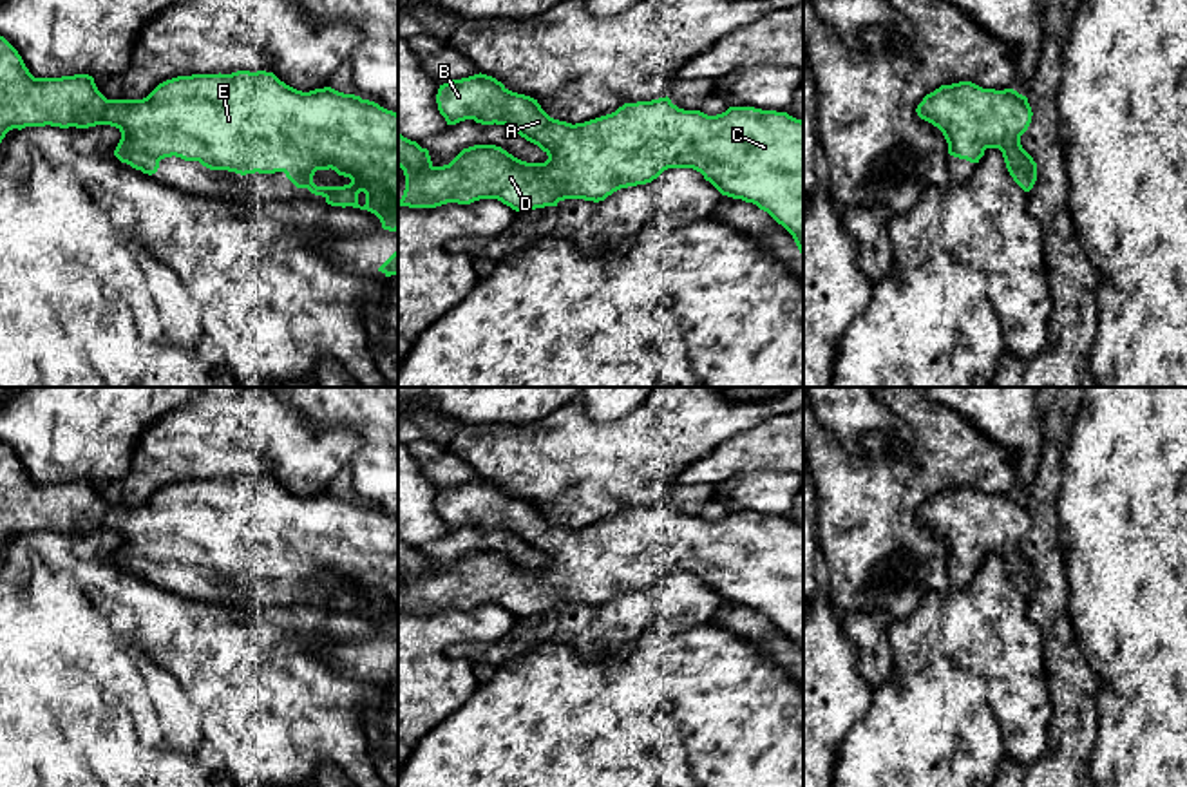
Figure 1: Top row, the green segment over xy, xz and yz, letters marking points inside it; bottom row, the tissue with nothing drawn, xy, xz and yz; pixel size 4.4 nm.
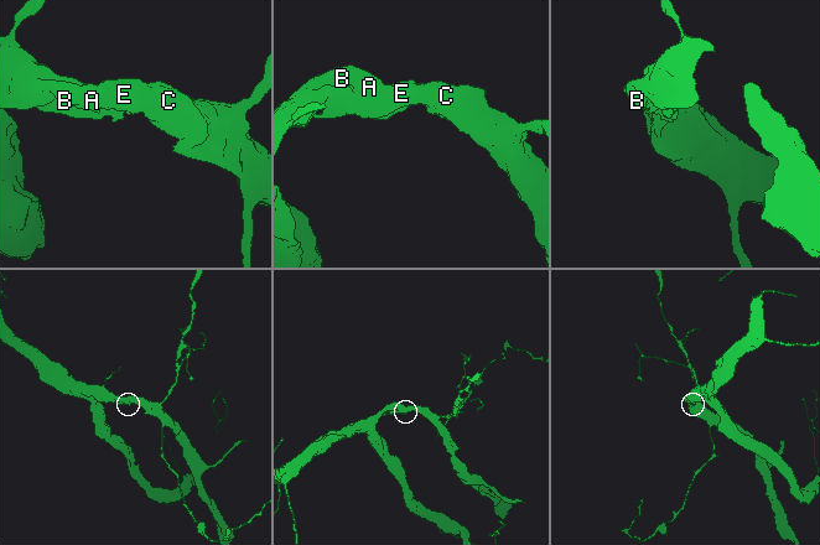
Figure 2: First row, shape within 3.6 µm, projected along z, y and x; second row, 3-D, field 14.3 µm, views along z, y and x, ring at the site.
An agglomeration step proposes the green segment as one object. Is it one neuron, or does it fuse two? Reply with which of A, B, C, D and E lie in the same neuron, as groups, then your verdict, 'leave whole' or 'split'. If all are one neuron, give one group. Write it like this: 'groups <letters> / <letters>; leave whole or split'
groups A B C D E; leave whole

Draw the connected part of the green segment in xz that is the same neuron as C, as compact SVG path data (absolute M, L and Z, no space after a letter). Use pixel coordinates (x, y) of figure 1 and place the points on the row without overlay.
M481 478L440 490L436 508L447 530L465 525L505 530L537 550L548 564L527 568L501 552L474 550L463 554L449 570L434 572L427 554L398 539L398 572L405 581L398 612L436 613L498 604L516 617L528 617L557 612L565 604L599 608L621 593L651 588L668 574L693 574L722 601L767 617L793 640L803 660L803 526L787 517L729 512L722 519L707 521L679 514L666 501L624 508L612 519L572 530L550 523L537 505L512 498Z

